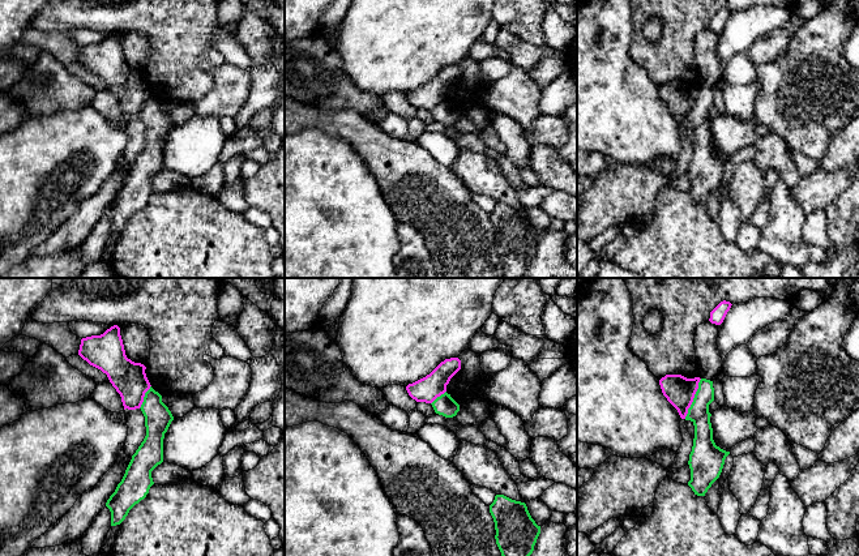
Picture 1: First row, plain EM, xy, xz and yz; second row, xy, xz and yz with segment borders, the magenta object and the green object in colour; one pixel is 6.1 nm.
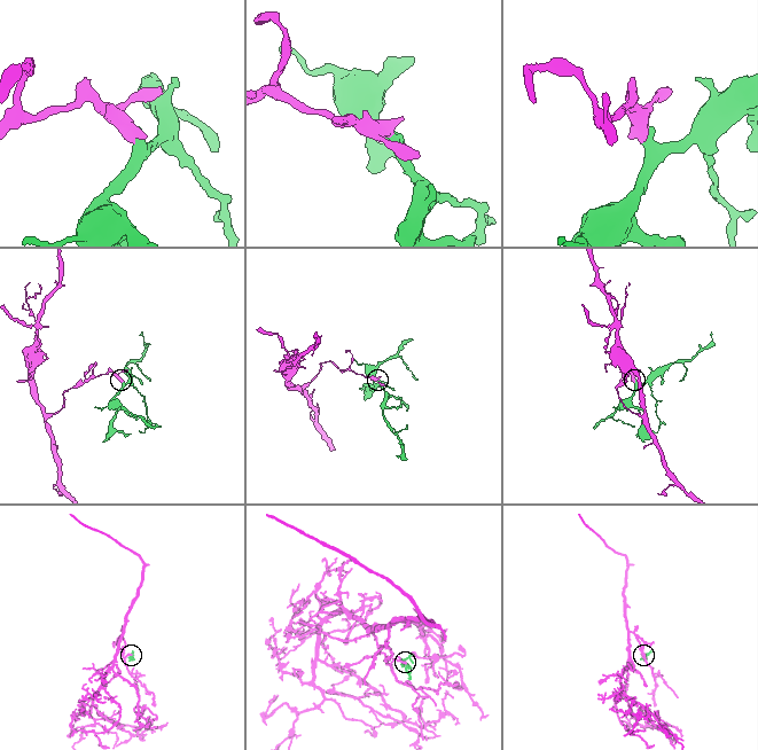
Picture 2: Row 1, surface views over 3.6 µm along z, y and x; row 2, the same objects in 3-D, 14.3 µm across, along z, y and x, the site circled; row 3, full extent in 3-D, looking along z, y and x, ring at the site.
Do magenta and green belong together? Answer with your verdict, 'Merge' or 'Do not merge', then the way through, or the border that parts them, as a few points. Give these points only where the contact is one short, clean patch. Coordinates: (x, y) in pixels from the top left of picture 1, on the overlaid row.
Do not merge. Boundary: yz (701, 379), (684, 418)

